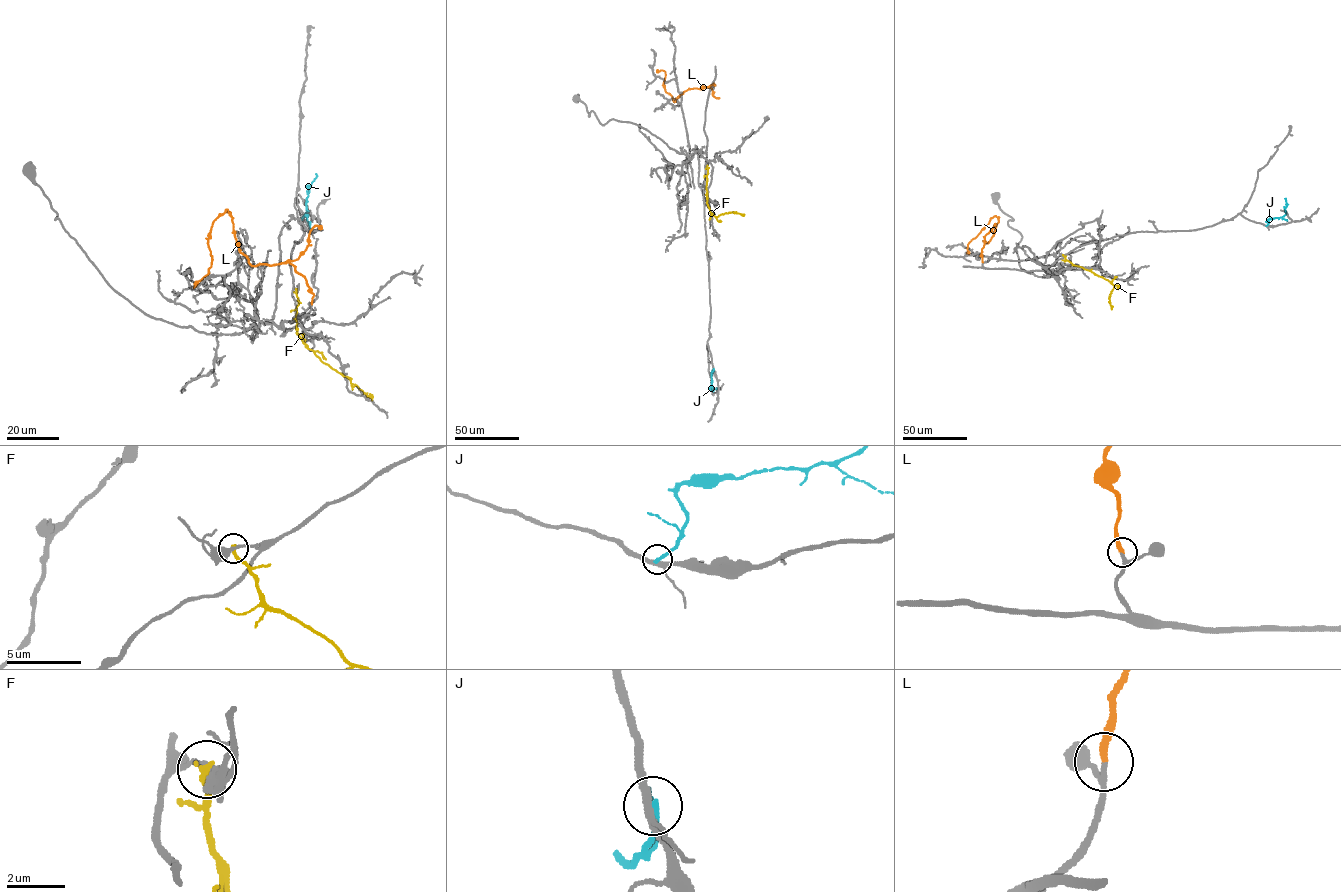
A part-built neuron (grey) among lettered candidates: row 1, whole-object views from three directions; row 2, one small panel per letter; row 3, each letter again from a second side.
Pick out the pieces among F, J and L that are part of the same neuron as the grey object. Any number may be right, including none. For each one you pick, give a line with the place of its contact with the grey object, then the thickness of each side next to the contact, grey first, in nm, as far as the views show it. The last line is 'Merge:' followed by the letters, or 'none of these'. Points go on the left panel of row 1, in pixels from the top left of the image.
L: contact (311, 304); calibres 170 and 240 nm
Merge: L

